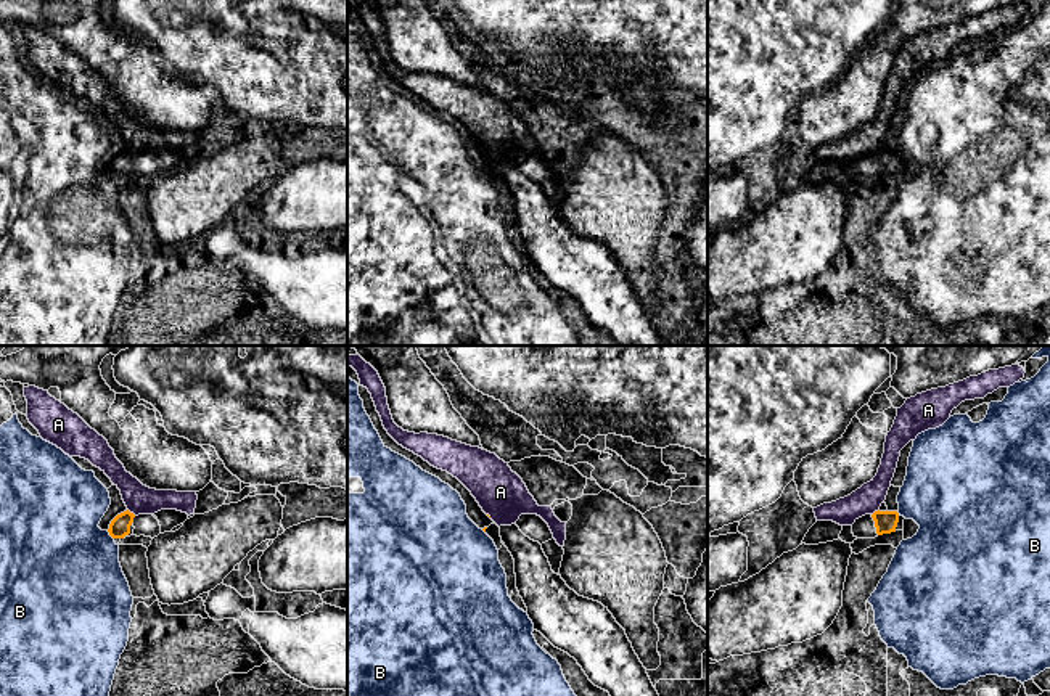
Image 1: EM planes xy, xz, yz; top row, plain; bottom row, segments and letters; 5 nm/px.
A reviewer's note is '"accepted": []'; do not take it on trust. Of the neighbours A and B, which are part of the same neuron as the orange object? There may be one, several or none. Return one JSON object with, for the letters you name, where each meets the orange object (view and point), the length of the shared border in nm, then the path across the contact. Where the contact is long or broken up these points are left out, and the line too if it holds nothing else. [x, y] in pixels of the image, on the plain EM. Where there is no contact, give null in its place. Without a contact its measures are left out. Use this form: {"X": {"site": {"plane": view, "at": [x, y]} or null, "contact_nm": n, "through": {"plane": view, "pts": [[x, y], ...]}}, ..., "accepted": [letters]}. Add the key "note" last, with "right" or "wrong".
{"accepted": [], "note": "right"}

